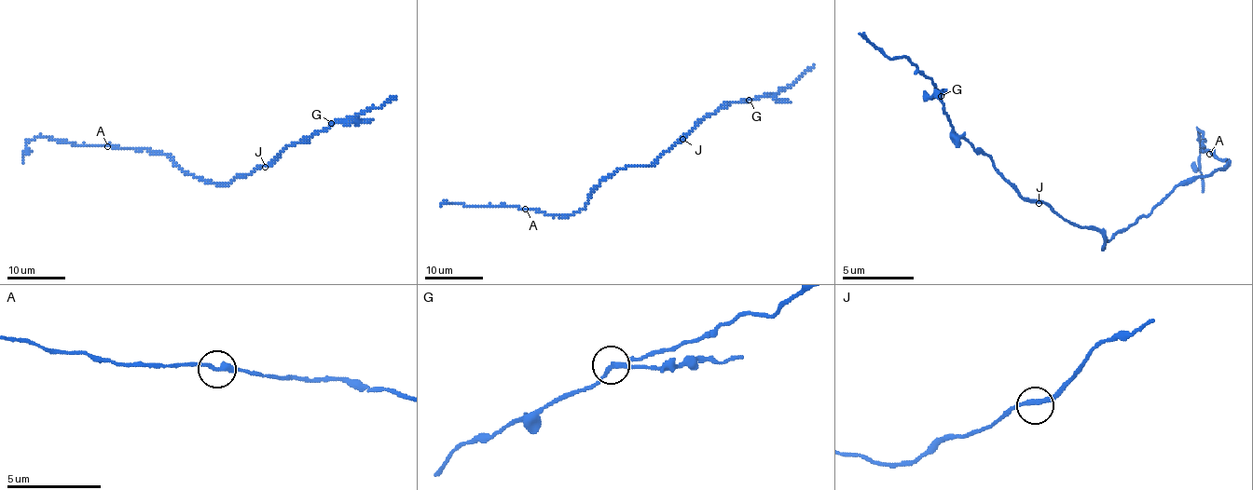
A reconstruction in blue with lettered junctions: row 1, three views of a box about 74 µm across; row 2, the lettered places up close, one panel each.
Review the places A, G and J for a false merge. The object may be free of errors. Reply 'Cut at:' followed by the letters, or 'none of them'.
Cut at: G

